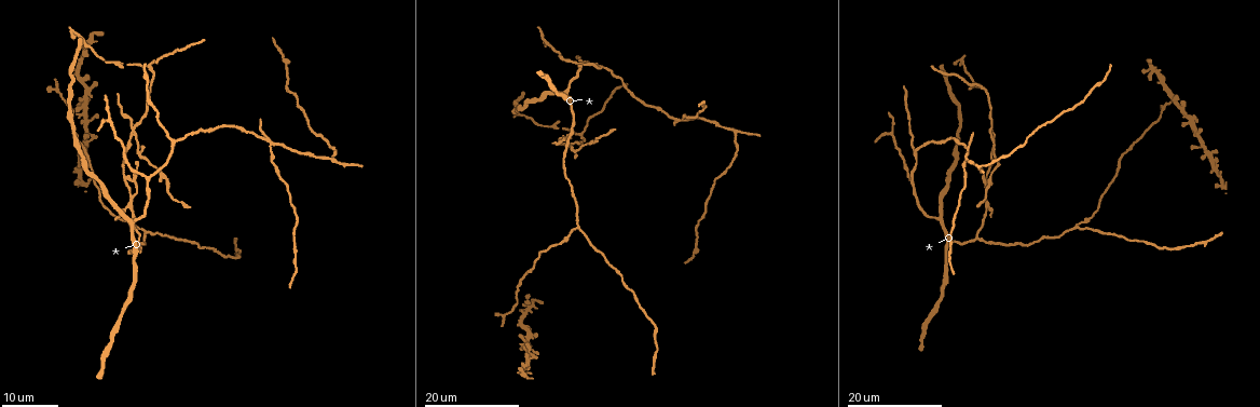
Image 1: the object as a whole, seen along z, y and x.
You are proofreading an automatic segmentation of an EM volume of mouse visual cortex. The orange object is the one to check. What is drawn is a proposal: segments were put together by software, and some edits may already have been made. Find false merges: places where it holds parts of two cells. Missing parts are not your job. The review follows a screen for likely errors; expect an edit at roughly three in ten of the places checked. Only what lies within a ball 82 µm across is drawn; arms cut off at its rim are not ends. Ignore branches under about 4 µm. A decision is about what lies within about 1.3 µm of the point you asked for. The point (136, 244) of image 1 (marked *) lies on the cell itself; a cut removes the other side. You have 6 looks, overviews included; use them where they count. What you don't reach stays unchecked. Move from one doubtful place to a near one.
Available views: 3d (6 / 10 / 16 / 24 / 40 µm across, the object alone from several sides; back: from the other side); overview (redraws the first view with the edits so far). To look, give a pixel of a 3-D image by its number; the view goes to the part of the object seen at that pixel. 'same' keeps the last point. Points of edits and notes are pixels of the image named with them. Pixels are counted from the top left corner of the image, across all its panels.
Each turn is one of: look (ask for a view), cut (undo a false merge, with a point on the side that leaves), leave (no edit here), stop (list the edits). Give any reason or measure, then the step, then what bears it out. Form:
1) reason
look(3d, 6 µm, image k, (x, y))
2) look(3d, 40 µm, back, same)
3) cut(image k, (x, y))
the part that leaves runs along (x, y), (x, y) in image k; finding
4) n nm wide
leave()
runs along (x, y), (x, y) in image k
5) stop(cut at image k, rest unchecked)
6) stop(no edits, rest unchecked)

small branch off a trunk
look(3d, 24 µm, image 1, (138, 244))

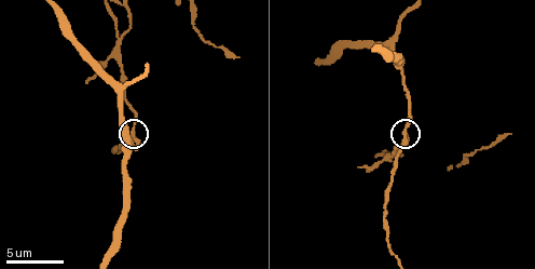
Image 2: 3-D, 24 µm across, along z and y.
look(3d, 6 µm, image 2, (404, 131))

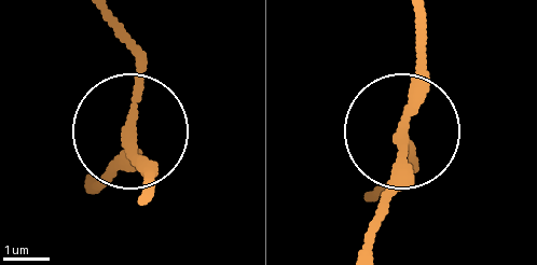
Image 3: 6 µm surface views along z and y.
230 nm wide
leave()
runs along (148, 195), (124, 125), (136, 56), (124, 25) in image 3; all the same cell

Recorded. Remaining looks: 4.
a fork
look(3d, 24 µm, image 1, (983, 87))

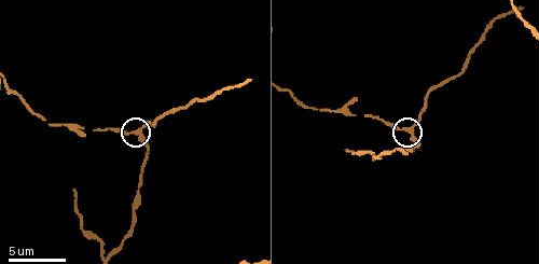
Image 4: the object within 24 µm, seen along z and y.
look(3d, 6 µm, image 4, (407, 128))

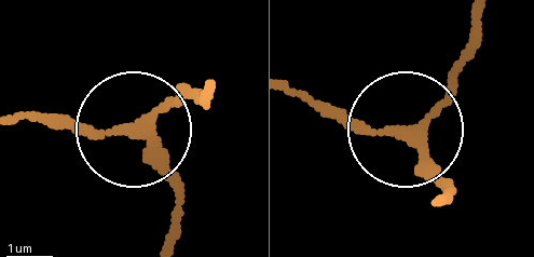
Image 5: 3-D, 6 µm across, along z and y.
3 arms
leave()
one cell here

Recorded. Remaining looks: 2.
small branch off a trunk
look(3d, 16 µm, image 1, (174, 141))

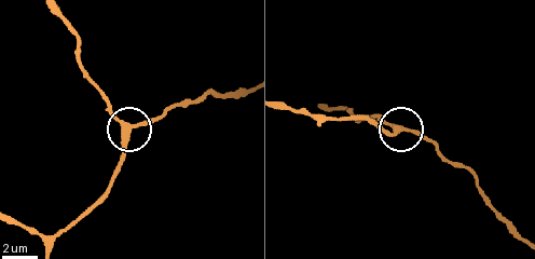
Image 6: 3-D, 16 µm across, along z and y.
look(3d, 6 µm, image 6, (135, 124))

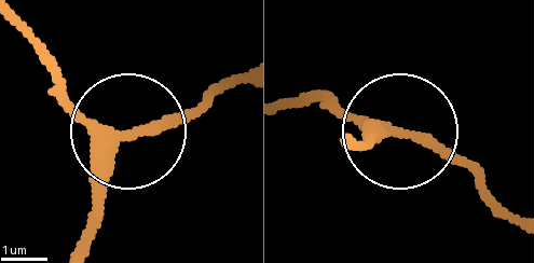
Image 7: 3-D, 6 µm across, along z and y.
3 arms
leave()
all the same cell

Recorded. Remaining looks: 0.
stop(no edits, rest unchecked)

